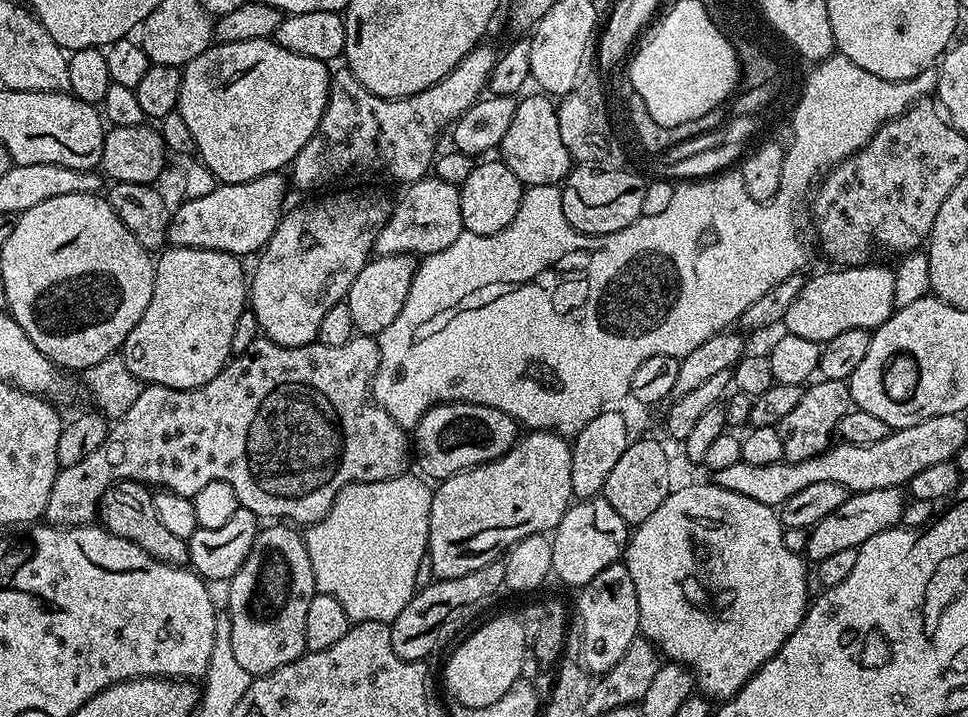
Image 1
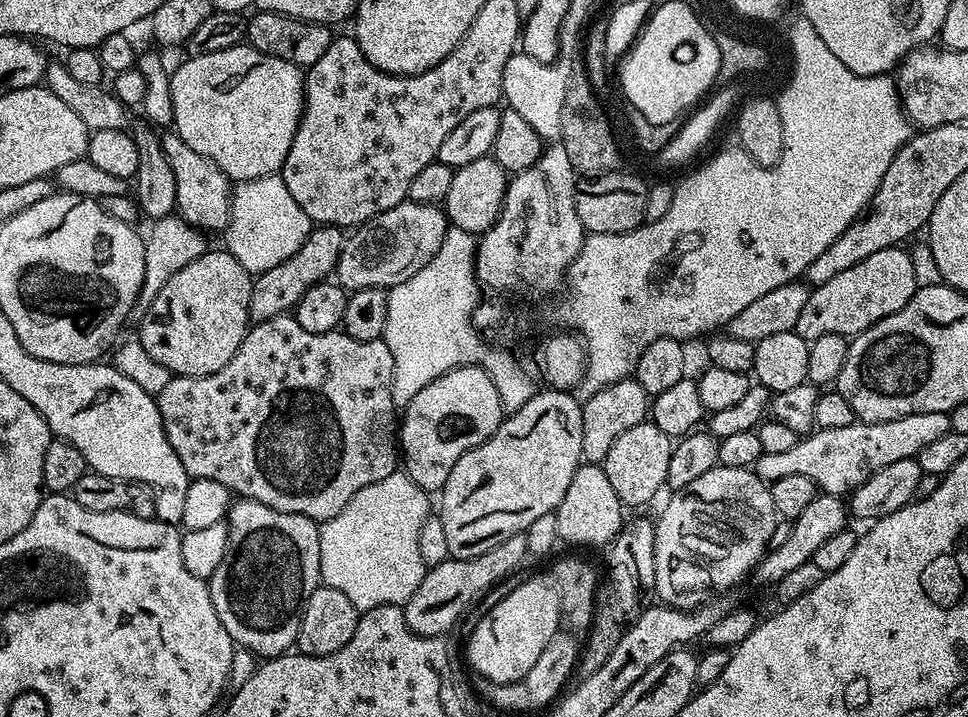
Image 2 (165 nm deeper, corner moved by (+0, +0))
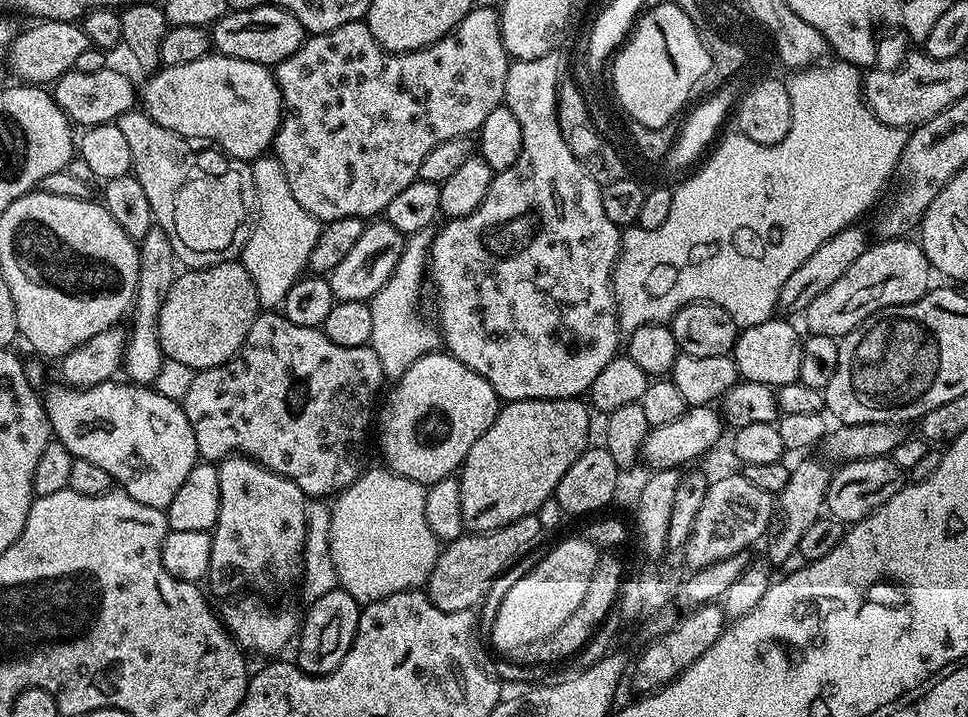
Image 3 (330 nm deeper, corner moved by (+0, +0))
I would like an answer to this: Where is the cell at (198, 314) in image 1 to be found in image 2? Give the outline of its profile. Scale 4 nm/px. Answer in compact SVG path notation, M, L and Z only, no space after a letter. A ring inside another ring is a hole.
M205 250L201 256L194 258L194 262L182 266L182 270L178 270L174 278L167 280L162 290L158 290L158 298L154 298L148 311L143 313L141 320L144 321L140 324L138 339L142 342L146 354L150 354L154 362L166 366L168 372L178 376L205 376L222 370L222 366L226 366L226 362L234 358L238 346L242 346L248 334L253 279L253 273L245 270L242 262L238 262L238 258L234 258L226 250Z

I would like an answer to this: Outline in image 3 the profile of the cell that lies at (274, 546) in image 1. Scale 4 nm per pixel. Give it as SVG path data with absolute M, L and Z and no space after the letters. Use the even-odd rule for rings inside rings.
M233 454L227 456L226 459L219 461L218 464L218 490L220 497L218 498L218 518L216 519L216 527L212 529L212 549L210 550L210 566L206 577L207 583L212 583L212 588L216 592L220 592L224 588L224 576L232 576L232 580L236 584L249 584L252 588L260 590L268 590L274 587L290 587L295 585L300 579L302 565L304 562L304 543L306 542L306 506L308 500L304 492L294 482L290 482L290 478L286 478L277 472L271 472L269 468L263 468L257 464L255 460L249 460L243 454Z

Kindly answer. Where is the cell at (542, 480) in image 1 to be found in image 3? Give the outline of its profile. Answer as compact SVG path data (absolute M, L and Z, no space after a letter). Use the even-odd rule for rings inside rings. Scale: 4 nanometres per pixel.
M580 398L505 403L458 469L465 529L492 532L504 528L553 499L562 474L589 447L588 412L589 405Z

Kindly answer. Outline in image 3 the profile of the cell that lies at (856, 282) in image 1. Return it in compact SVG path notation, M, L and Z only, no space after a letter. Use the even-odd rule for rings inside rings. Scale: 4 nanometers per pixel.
M908 238L895 240L881 239L880 244L873 243L856 259L854 266L810 302L806 309L808 316L807 331L814 336L844 337L852 332L868 316L889 308L895 304L909 304L925 296L930 290L928 272L930 265L926 254L920 249L919 243Z

